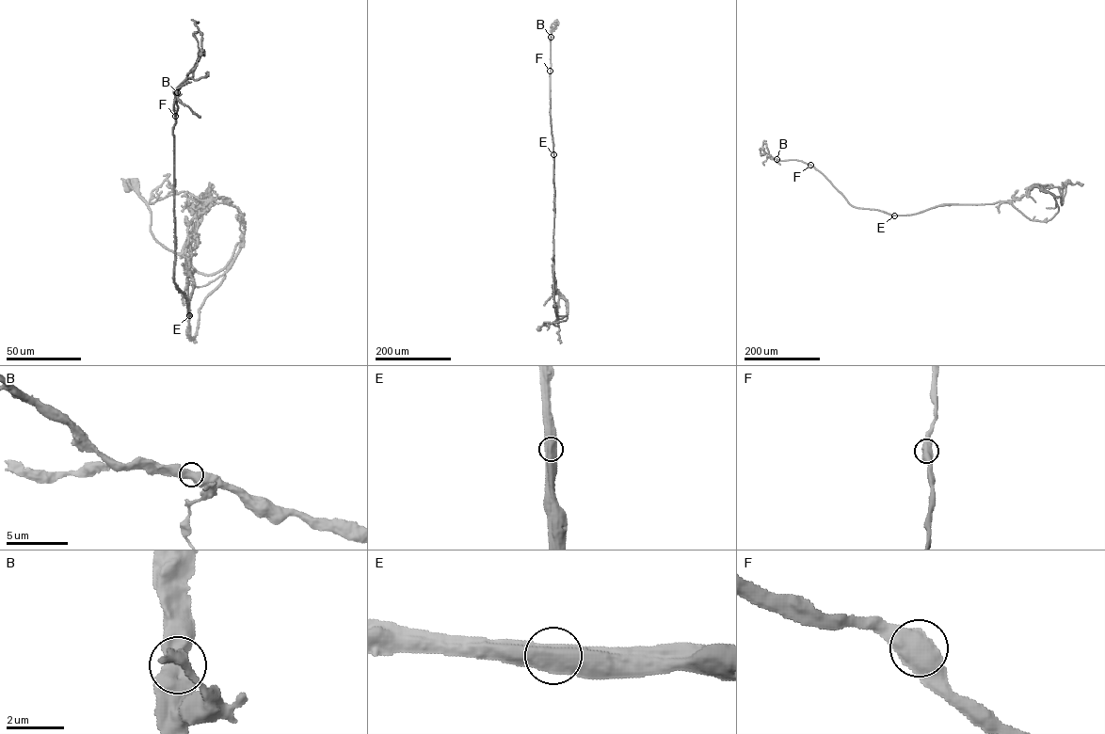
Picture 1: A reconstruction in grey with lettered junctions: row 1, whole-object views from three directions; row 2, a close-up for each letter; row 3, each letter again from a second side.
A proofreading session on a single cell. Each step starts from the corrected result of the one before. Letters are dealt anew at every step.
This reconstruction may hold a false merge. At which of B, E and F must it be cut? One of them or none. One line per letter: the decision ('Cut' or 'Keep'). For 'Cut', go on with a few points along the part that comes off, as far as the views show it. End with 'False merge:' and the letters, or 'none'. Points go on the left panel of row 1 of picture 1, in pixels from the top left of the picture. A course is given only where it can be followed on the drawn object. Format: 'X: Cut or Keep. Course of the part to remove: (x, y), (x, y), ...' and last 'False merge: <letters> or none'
B: Keep
E: Cut. Course of the part to remove: (189, 315), (188, 300), (194, 285), (190, 273), (193, 270)
F: Keep
False merge: E

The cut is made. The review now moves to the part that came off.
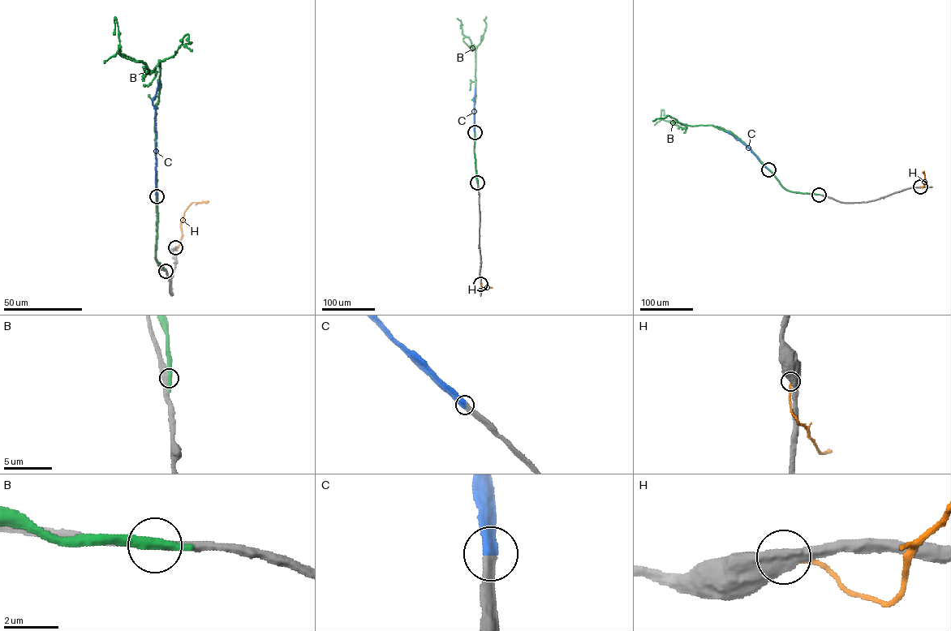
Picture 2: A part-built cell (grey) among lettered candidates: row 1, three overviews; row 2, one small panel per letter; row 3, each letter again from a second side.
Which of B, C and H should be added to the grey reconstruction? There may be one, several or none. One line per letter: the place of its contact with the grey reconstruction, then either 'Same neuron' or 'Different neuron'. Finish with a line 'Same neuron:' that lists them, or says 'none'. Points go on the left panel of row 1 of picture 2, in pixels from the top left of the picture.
B: Touches grey at (165, 271). Different neuron
C: Touches grey at (157, 196). Same neuron
H: Touches grey at (175, 247). Different neuron
Same neuron: C

